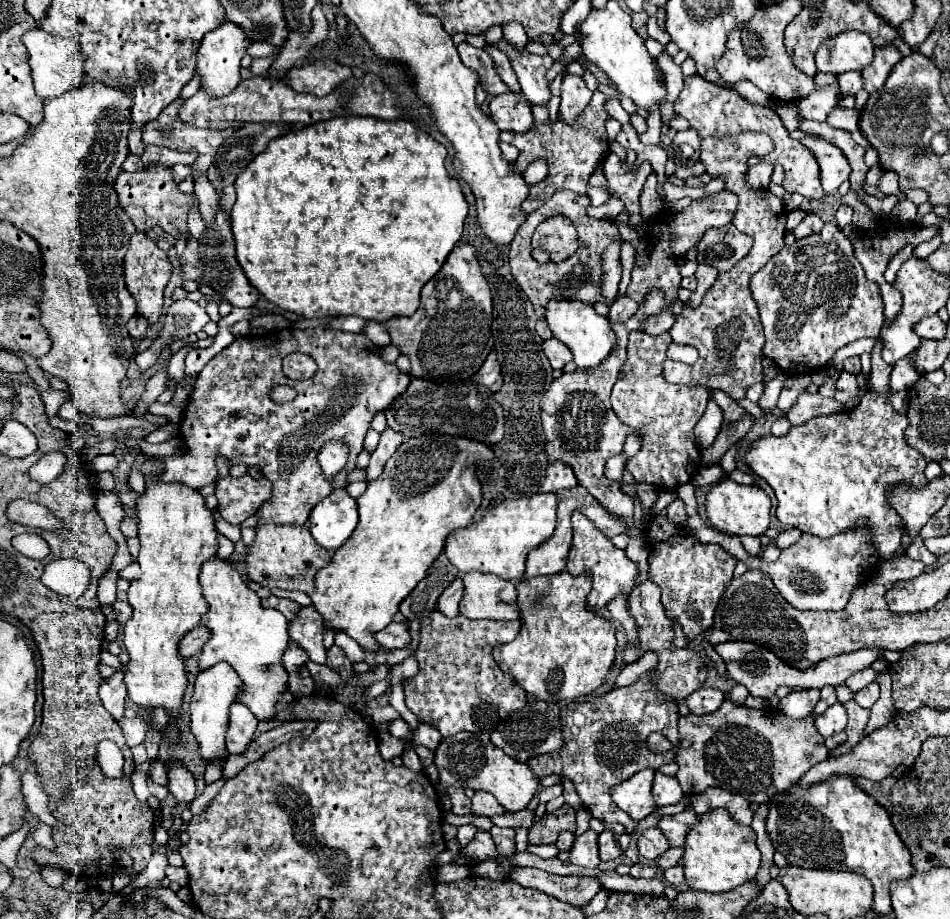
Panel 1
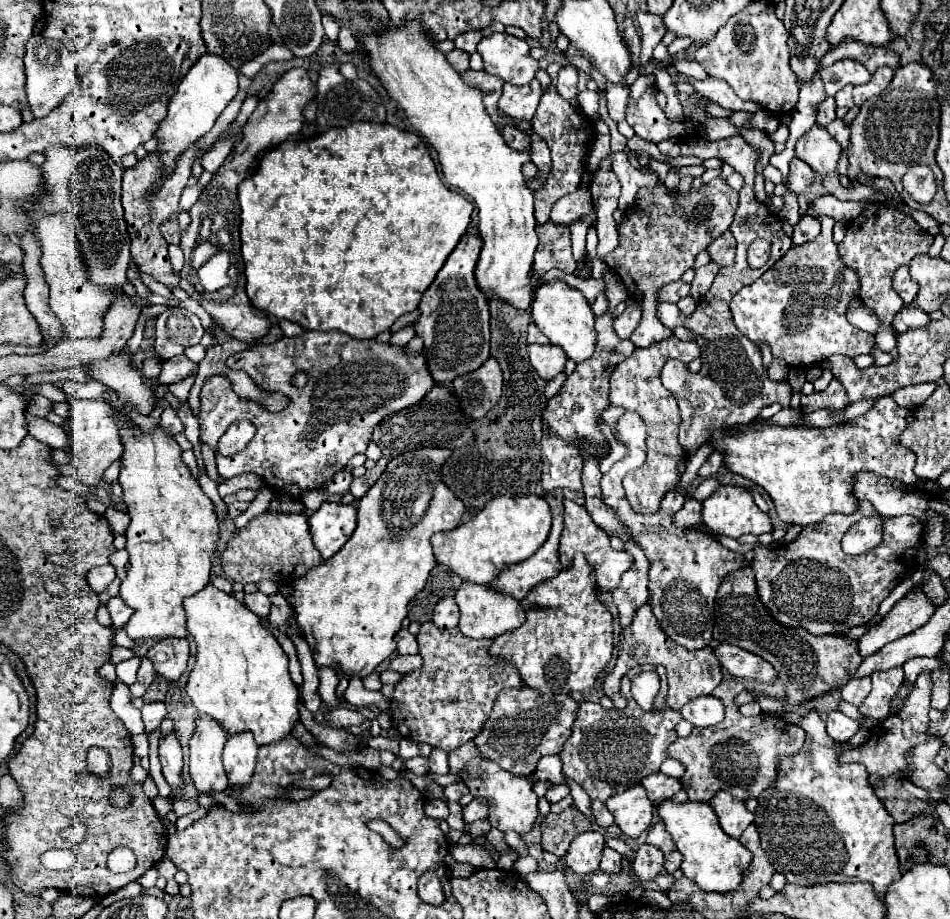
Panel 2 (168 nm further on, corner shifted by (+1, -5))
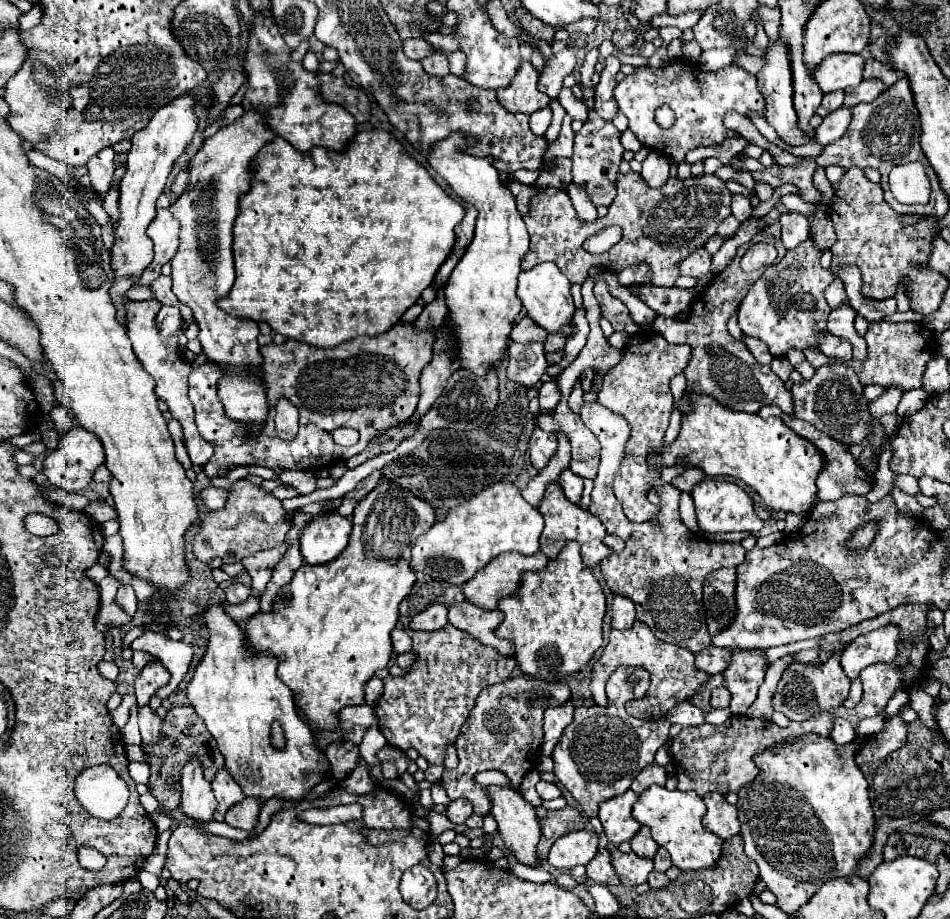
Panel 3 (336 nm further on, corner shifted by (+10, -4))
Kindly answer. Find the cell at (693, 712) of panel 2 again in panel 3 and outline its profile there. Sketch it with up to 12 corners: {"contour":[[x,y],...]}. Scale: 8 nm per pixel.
{"contour":[[690,701],[670,709],[670,723],[702,725],[704,713]]}

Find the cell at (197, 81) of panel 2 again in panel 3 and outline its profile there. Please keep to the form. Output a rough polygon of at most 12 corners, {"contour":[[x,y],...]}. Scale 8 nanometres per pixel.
{"contour":[[192,97],[134,133],[110,247],[134,283],[152,261],[146,235],[174,161],[196,133]]}

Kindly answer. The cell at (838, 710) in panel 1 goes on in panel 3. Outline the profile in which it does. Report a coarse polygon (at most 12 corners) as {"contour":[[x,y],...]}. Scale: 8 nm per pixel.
{"contour":[[836,719],[830,737],[836,745],[856,739],[856,731],[846,719]]}

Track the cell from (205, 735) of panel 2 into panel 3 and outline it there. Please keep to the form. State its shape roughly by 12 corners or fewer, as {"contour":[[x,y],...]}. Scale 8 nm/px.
{"contour":[[202,765],[182,769],[180,811],[198,823],[214,819],[216,801]]}

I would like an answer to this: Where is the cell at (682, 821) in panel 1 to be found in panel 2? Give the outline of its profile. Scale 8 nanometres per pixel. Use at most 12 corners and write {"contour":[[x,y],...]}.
{"contour":[[663,822],[651,826],[647,842],[665,854],[675,850]]}

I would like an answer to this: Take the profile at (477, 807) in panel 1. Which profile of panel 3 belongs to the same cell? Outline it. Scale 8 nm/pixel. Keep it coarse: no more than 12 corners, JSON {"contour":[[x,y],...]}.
{"contour":[[456,799],[446,807],[452,823],[464,823],[472,815],[466,799]]}

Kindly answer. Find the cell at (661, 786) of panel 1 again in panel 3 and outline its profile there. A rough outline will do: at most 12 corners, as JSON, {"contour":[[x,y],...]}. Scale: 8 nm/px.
{"contour":[[648,765],[632,781],[630,789],[640,795],[650,785],[666,783],[666,769]]}

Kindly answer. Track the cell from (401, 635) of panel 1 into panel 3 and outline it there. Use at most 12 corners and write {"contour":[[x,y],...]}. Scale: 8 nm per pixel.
{"contour":[[398,627],[392,631],[396,653],[412,649],[408,633]]}

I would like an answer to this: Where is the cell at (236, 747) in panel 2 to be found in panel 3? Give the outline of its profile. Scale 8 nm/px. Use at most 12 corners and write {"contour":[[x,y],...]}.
{"contour":[[226,769],[218,771],[212,791],[216,813],[224,815],[244,799]]}

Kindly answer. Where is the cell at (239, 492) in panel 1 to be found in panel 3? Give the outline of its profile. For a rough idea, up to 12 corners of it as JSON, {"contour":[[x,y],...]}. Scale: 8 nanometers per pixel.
{"contour":[[206,487],[202,503],[212,511],[222,509],[228,497],[226,489]]}

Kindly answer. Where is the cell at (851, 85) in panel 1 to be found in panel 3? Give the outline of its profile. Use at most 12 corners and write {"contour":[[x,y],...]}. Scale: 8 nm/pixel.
{"contour":[[842,91],[826,93],[822,107],[834,111],[842,105]]}

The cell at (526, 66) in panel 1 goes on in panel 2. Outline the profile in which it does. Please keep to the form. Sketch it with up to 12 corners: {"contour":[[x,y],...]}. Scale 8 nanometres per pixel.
{"contour":[[483,38],[485,70],[513,86],[529,84],[539,62],[527,40]]}

